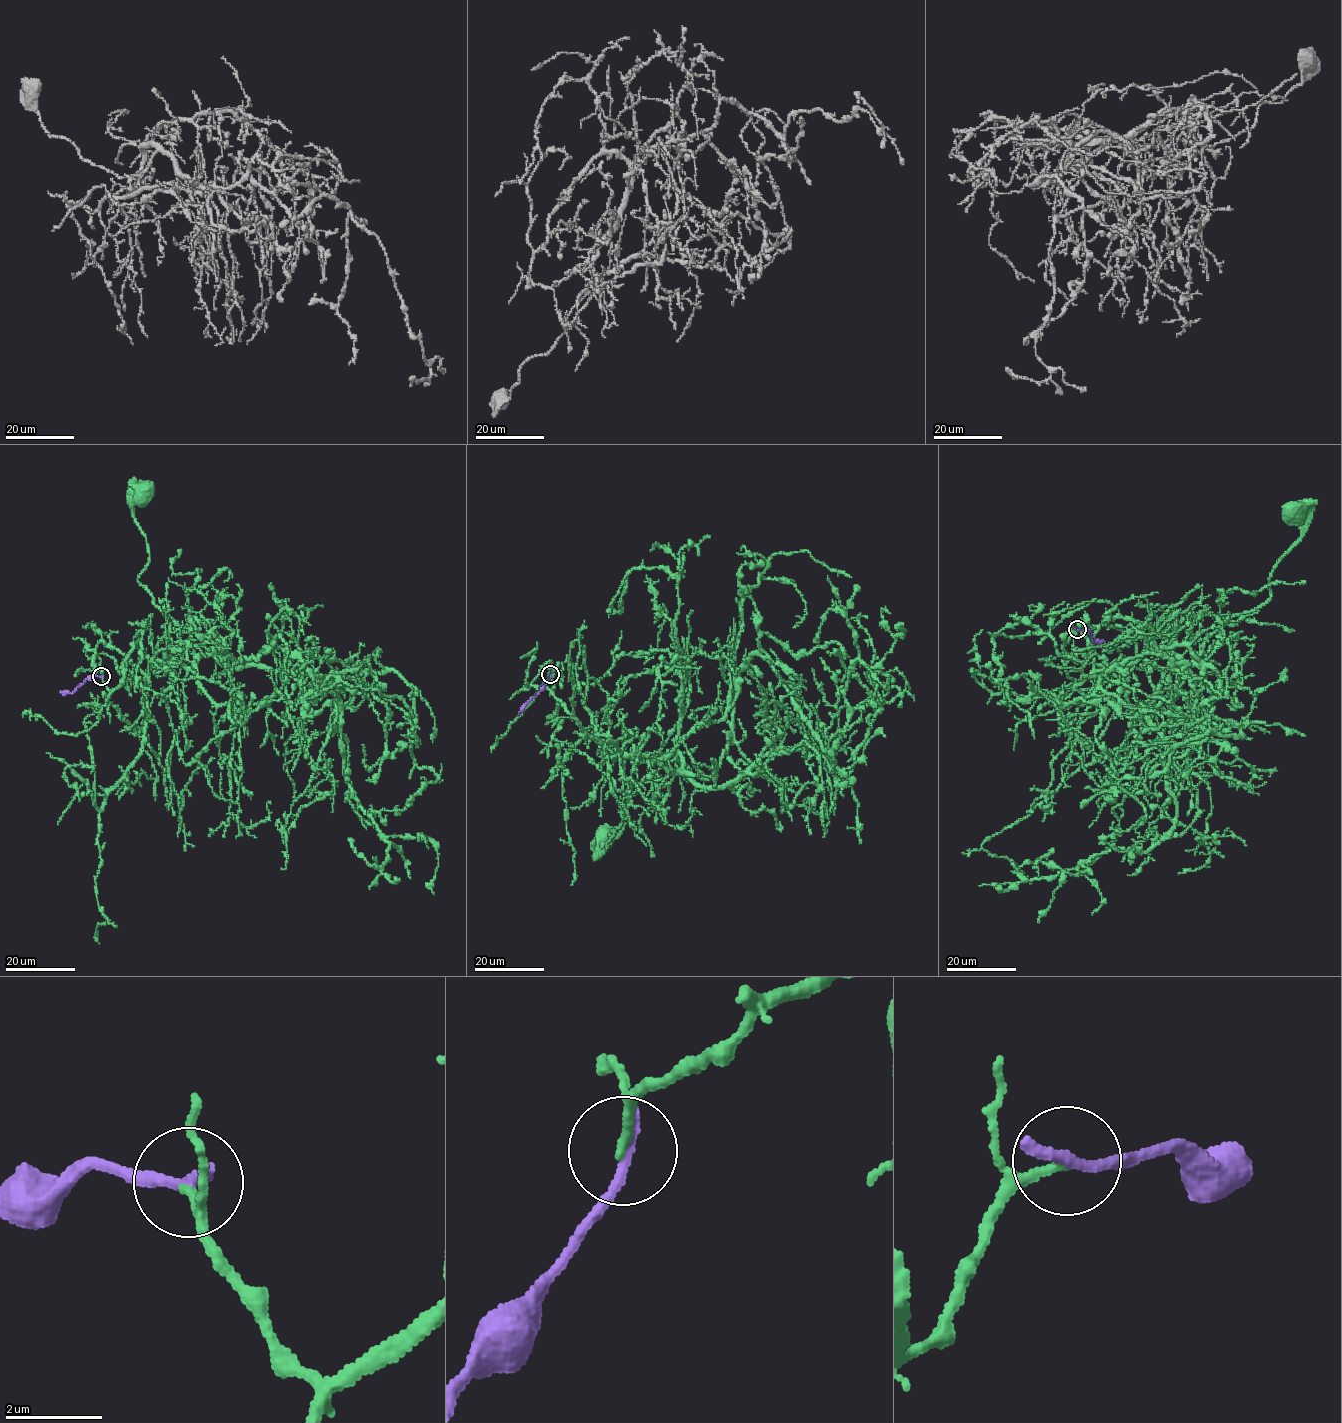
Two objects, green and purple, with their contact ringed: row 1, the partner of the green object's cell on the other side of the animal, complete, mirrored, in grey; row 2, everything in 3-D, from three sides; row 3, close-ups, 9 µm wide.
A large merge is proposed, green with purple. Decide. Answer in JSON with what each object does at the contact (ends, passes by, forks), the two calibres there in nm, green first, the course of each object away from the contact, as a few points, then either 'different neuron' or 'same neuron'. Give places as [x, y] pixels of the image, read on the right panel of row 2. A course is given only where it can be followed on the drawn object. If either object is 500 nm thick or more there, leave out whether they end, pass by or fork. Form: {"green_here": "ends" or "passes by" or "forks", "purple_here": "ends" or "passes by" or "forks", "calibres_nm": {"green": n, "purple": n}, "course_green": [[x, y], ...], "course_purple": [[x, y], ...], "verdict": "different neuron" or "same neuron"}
{"green_here": "ends", "purple_here": "ends", "calibres_nm": {"green": 200, "purple": 300}, "course_green": [[1076, 629], [1065, 643], [1113, 618], [1145, 622], [1182, 670], [1267, 602], [1301, 534], [1293, 515]], "course_purple": [[1076, 629], [1084, 628], [1094, 642], [1104, 641]], "verdict": "different neuron"}

